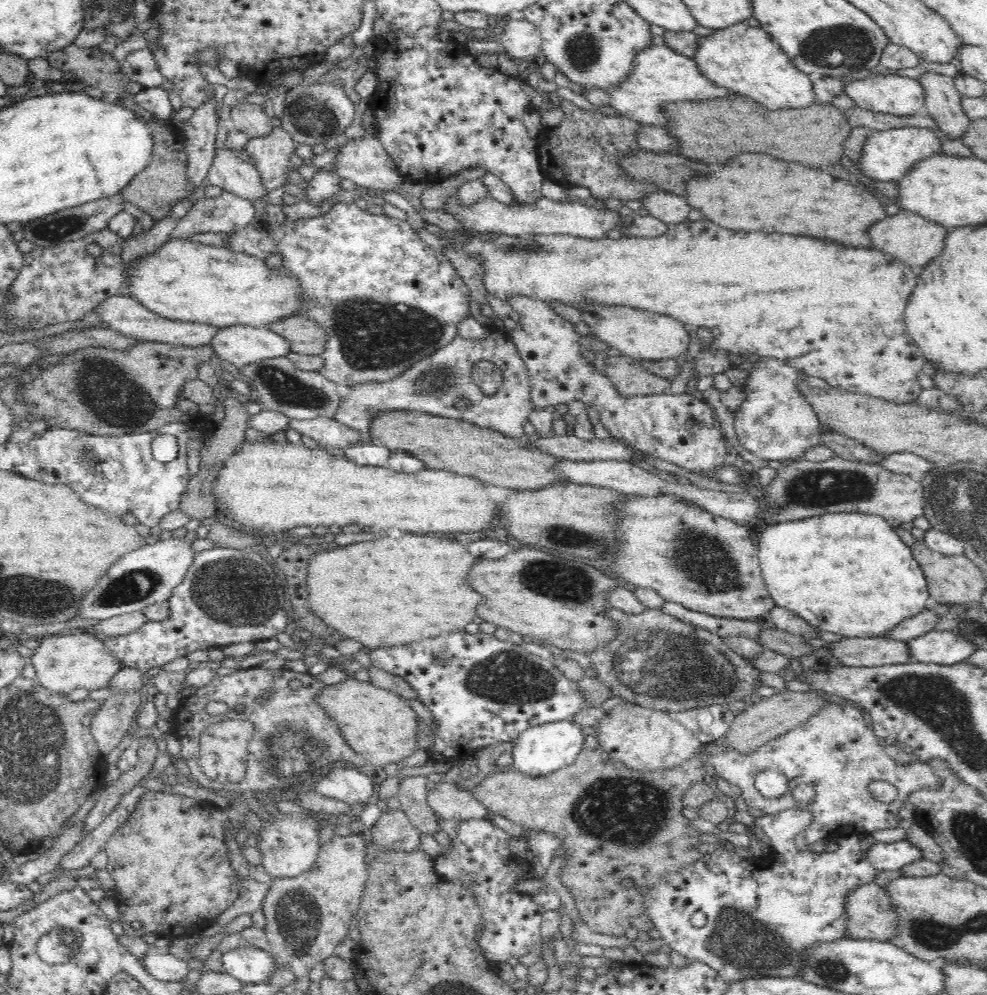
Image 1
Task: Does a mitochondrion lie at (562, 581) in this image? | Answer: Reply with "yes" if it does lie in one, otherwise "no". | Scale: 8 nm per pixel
yes

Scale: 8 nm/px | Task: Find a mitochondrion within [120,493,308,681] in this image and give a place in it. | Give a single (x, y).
(233, 593)

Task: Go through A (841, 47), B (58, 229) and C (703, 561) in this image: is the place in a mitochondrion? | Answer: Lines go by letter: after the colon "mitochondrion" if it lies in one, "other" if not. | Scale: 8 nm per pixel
A: mitochondrion
B: mitochondrion
C: mitochondrion

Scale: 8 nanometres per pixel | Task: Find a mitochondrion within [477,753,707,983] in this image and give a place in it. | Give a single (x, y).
(640, 807)

